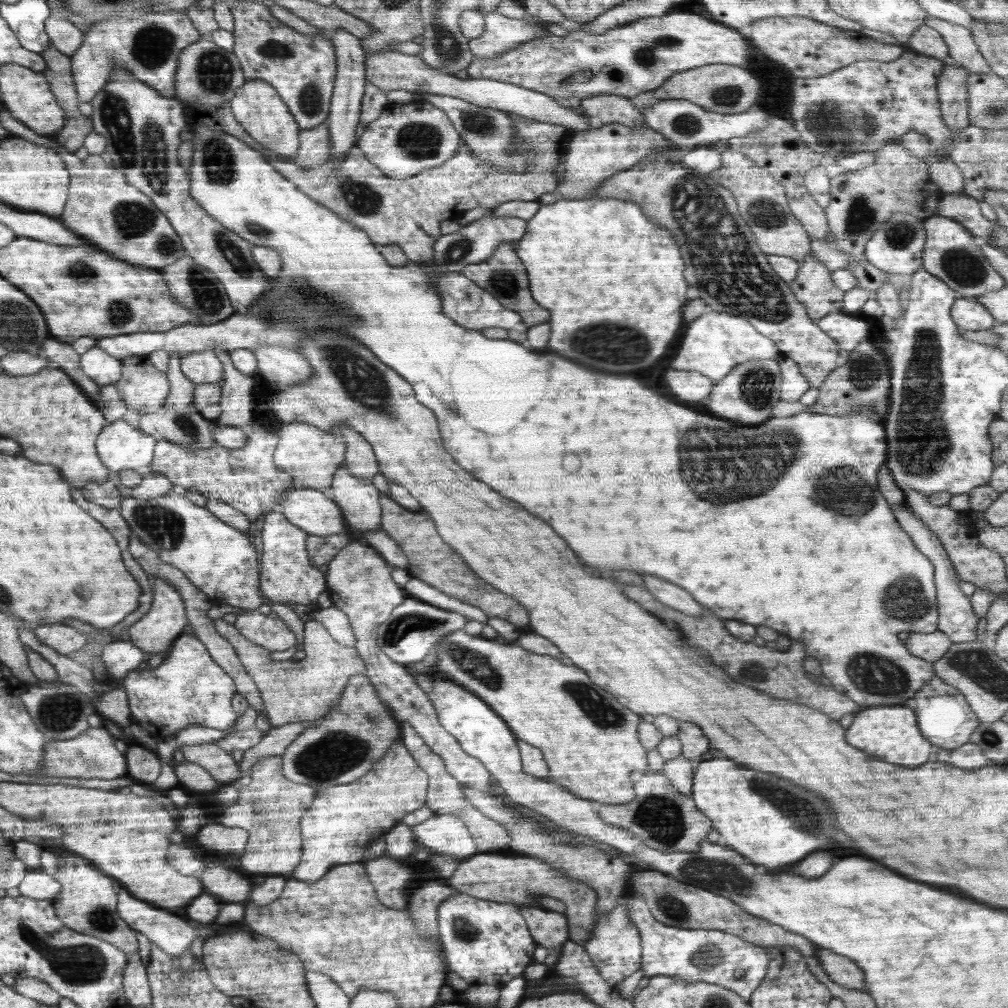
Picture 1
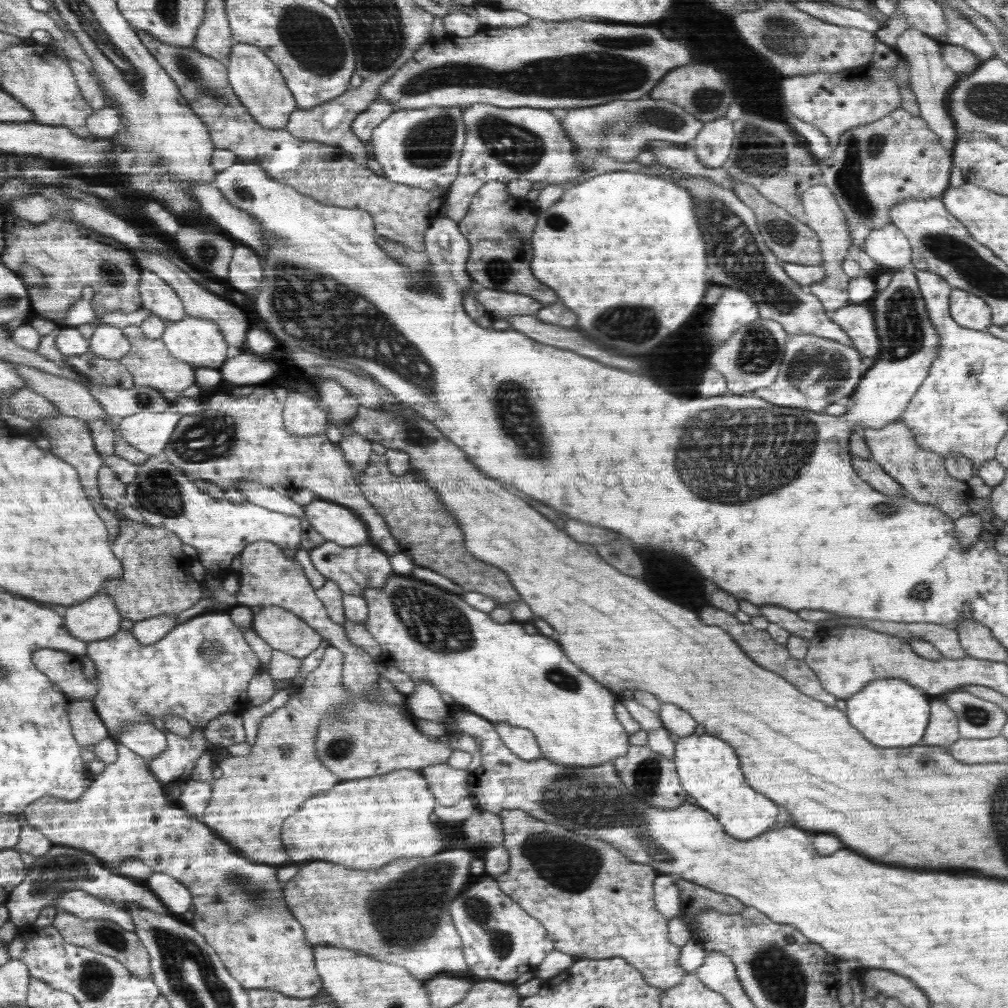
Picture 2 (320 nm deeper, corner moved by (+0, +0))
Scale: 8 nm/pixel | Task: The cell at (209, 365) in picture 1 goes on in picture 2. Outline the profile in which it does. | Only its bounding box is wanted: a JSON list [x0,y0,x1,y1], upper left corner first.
[161,314,228,368]

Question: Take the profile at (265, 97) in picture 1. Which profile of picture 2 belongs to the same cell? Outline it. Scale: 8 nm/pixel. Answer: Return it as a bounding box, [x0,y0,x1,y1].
[225,42,299,130]

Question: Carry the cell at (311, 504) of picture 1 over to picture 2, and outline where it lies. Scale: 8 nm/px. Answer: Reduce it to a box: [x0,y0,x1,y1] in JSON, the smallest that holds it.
[304,497,368,546]

